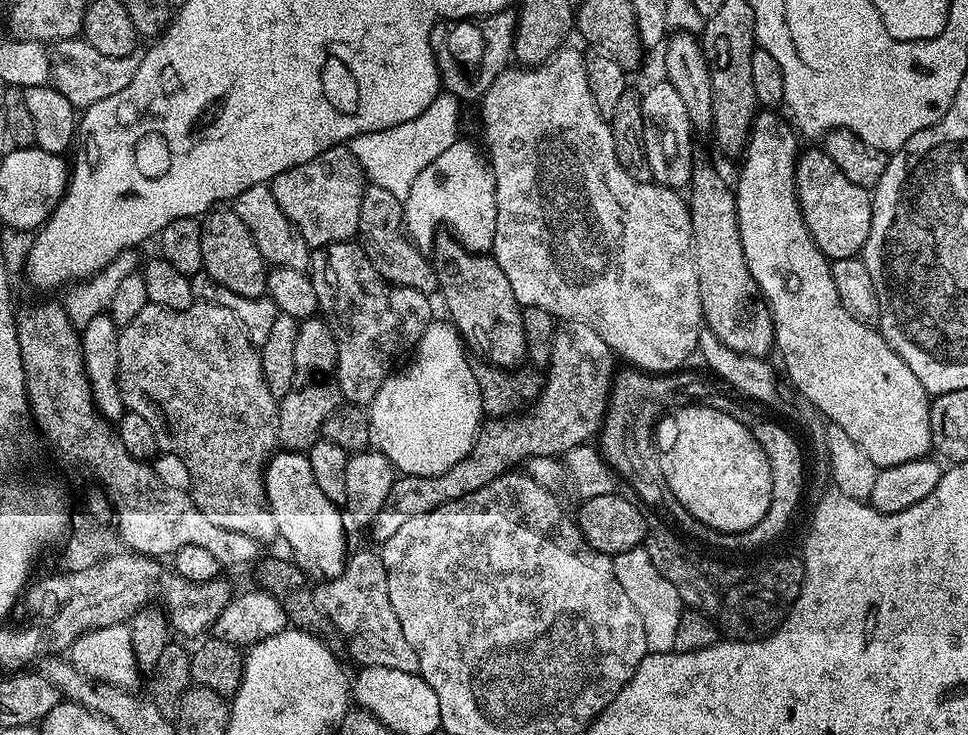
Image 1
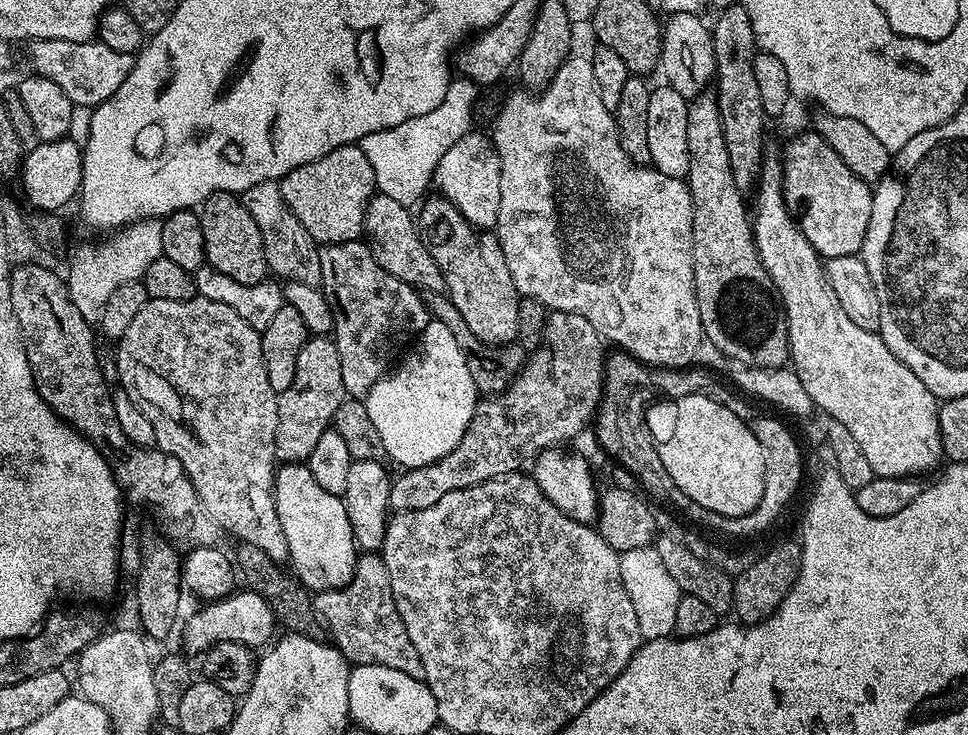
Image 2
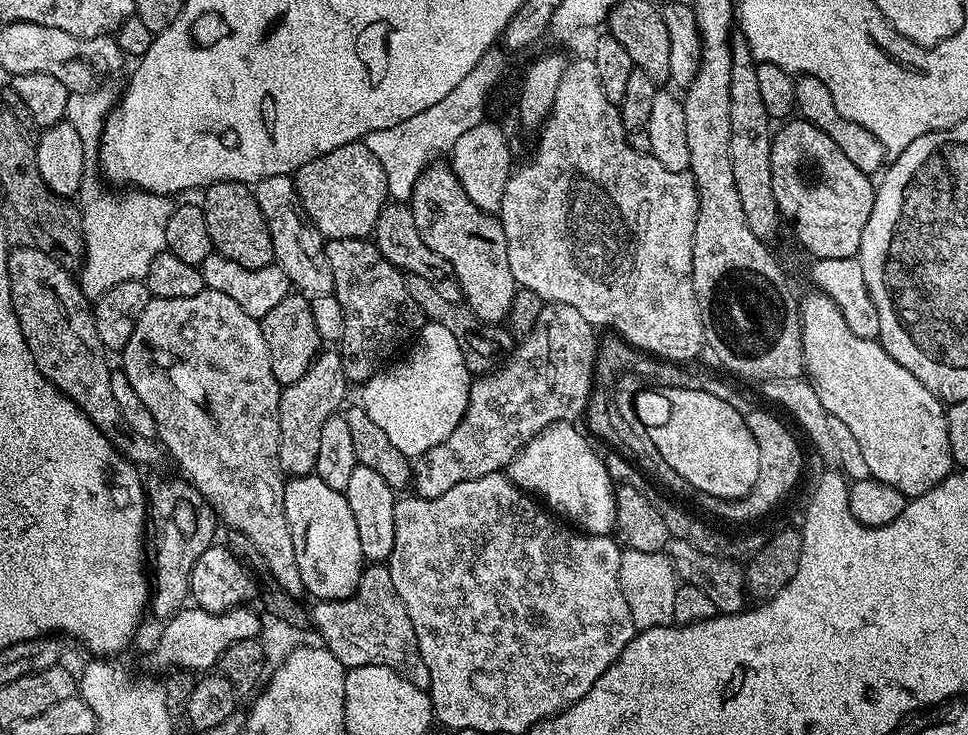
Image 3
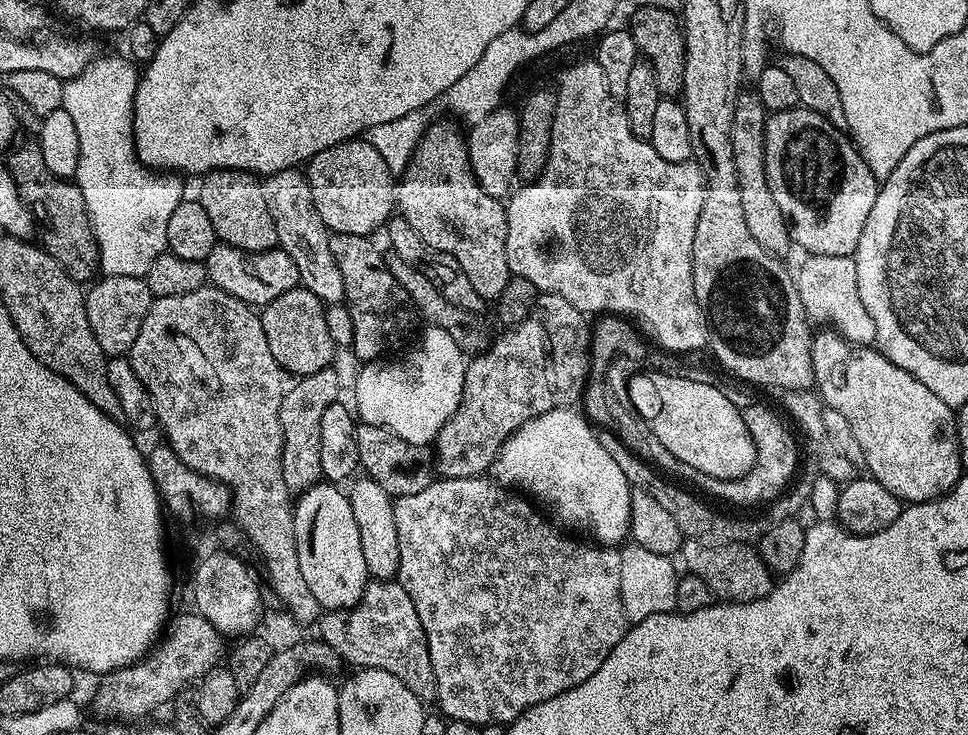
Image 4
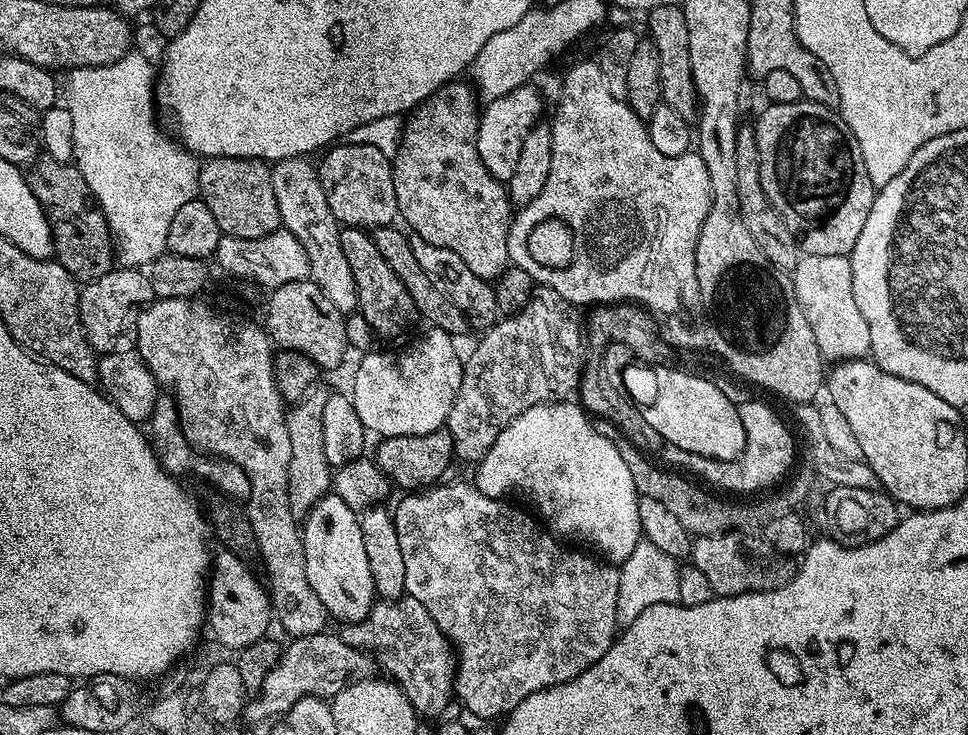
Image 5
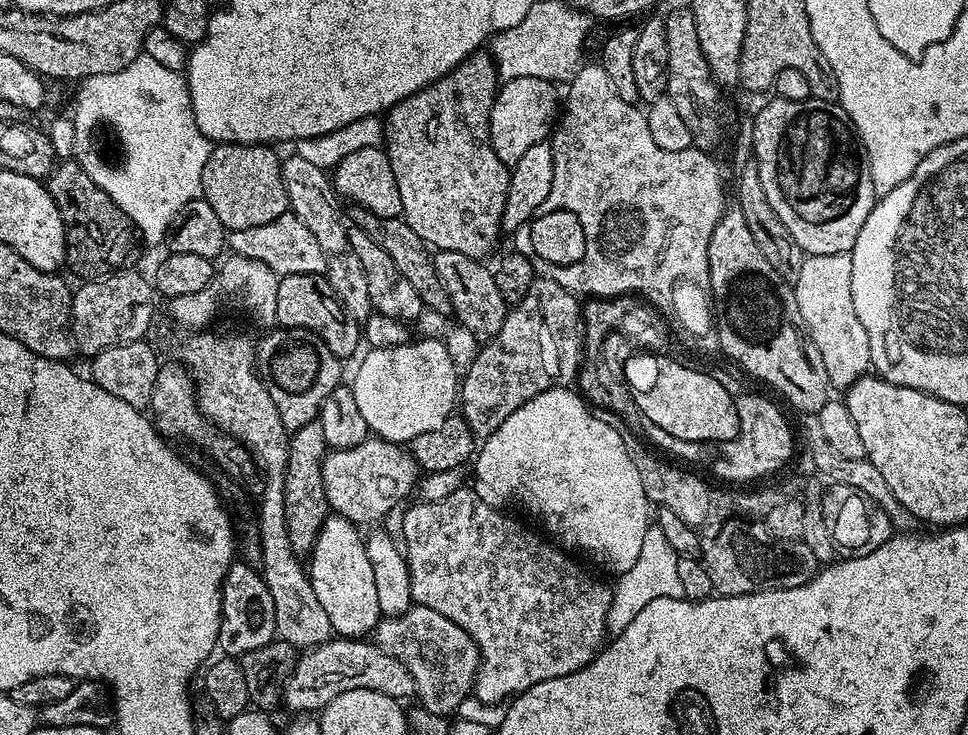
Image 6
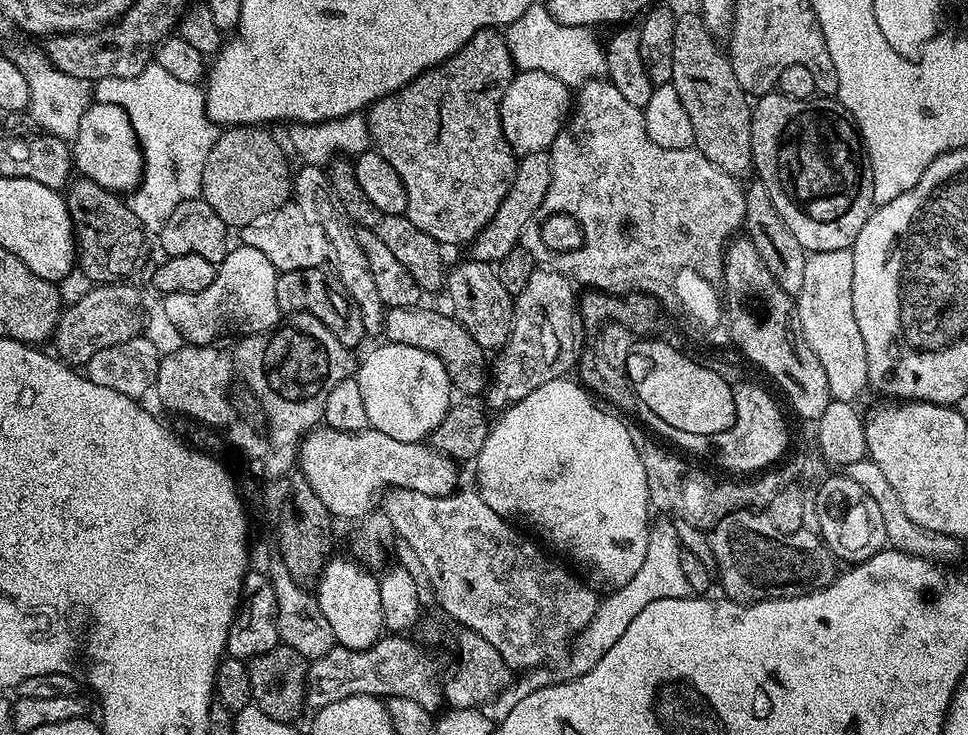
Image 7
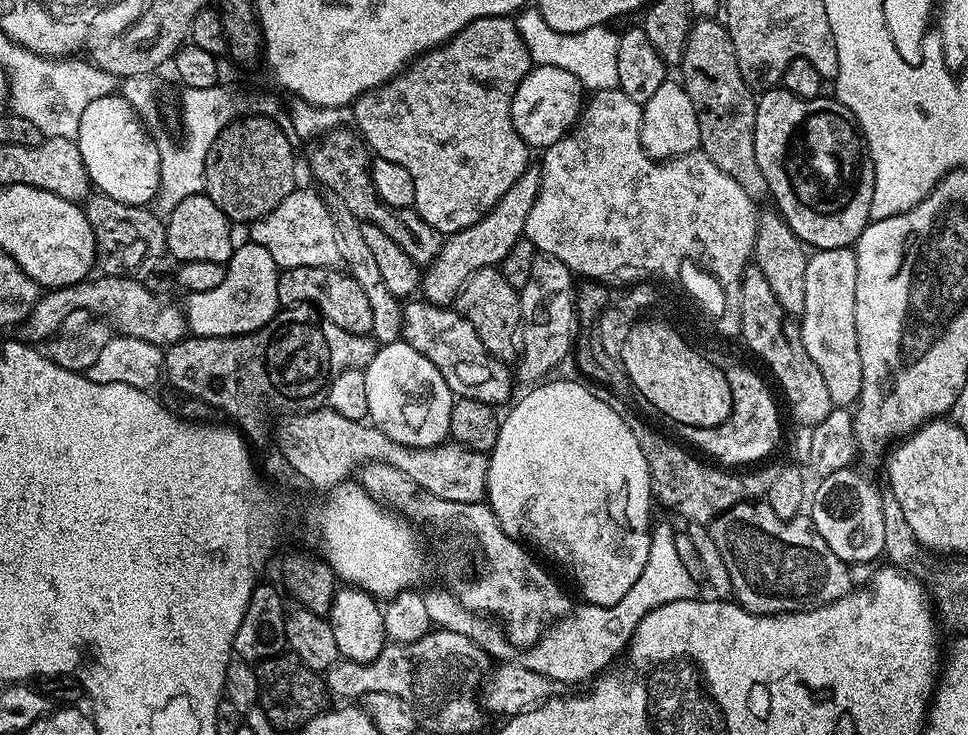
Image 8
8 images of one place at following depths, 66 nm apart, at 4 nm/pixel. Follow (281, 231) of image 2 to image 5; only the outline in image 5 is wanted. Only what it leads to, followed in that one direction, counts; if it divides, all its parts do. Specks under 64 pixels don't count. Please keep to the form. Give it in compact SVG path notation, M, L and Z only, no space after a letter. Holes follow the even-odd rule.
M295 156L275 161L271 169L281 225L303 248L310 279L319 286L322 294L326 294L326 298L330 298L330 302L334 302L334 306L338 306L340 312L355 313L360 307L360 291L354 270L350 270L350 262L346 262L346 254L342 254L341 225L326 202L317 165L311 159Z

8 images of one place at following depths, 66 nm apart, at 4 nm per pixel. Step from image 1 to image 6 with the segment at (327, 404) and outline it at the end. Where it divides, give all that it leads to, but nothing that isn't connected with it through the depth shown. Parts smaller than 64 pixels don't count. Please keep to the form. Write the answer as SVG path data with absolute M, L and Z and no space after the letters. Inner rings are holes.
M319 419L306 422L306 426L291 433L288 442L288 465L284 471L284 505L286 506L286 530L290 534L290 546L298 554L311 553L324 525L324 519L330 515L320 469L325 455L326 434L322 434Z

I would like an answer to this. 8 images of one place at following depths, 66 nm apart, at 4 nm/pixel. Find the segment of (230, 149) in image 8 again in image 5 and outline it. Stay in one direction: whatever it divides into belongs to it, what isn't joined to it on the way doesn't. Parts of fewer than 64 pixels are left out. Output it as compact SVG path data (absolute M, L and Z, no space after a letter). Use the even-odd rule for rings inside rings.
M214 156L199 165L199 199L210 206L221 233L238 238L262 238L281 227L278 202L274 198L272 169L263 160Z

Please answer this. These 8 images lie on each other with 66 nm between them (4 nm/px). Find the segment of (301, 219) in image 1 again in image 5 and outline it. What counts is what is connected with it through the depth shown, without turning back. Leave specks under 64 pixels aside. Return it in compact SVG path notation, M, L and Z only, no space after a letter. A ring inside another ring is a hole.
M340 142L329 147L320 158L318 171L322 190L337 222L349 228L371 230L387 228L397 219L392 162L382 150L365 144Z

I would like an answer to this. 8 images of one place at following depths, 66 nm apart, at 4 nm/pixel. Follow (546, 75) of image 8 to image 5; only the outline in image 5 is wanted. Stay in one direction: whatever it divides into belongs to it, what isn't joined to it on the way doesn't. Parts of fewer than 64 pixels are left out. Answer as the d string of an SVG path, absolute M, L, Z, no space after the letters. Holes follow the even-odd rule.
M532 86L515 88L510 94L502 94L502 98L494 98L483 105L478 128L478 154L490 170L490 174L501 182L511 181L514 165L518 162L518 154L522 150L522 142L530 130L541 123L544 112L544 100L532 89Z

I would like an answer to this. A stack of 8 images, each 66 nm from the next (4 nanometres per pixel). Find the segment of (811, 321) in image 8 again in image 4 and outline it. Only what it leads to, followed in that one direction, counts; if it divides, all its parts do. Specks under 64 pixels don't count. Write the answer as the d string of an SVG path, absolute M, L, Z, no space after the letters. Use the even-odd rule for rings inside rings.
M834 254L805 255L803 259L800 269L795 269L794 279L809 321L827 326L831 331L837 332L843 340L849 340L854 345L875 345L874 318L870 318L870 310L862 306L862 294L858 294L855 259L852 256Z

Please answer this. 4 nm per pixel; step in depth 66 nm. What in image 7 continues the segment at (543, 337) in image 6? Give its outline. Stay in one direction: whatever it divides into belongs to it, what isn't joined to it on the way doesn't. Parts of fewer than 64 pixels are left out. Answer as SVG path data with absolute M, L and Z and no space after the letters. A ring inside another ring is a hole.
M538 266L530 274L526 290L514 297L512 329L503 349L495 353L496 365L493 363L490 368L492 381L486 389L487 407L503 410L526 398L526 394L534 394L538 386L567 377L581 359L584 338L578 292L572 281L552 268Z

